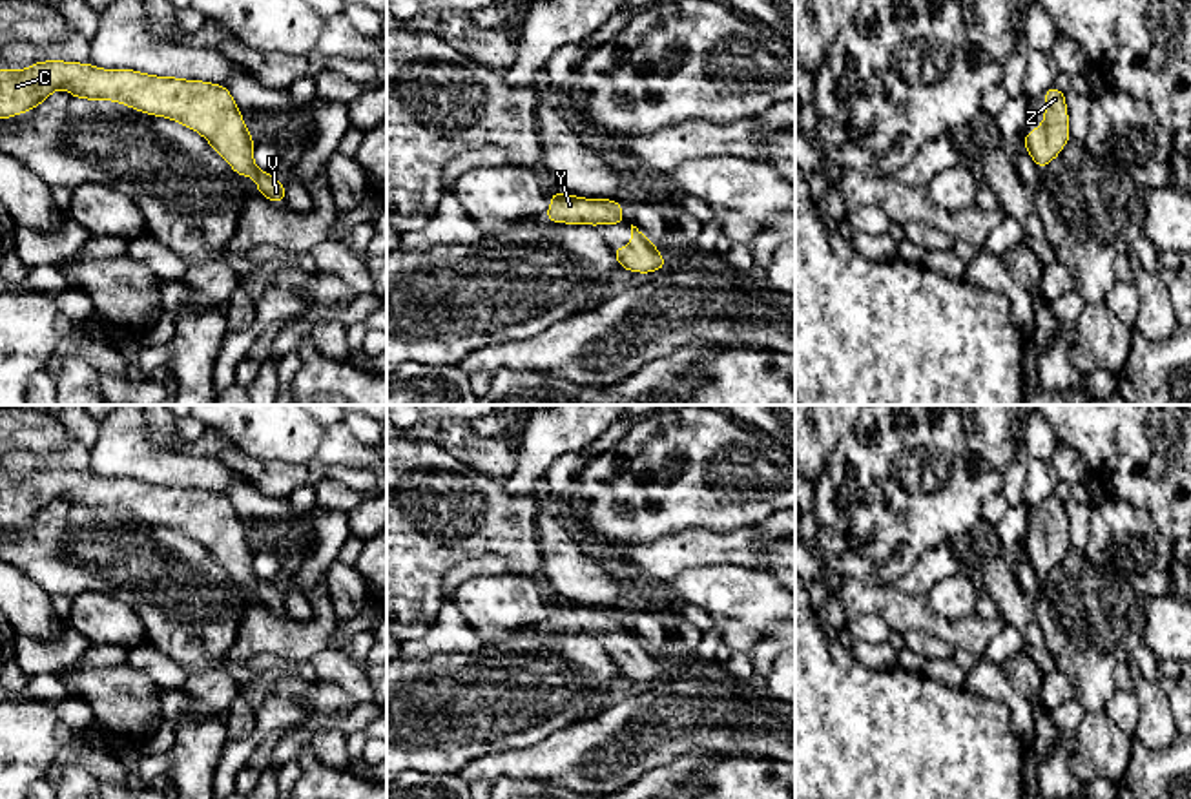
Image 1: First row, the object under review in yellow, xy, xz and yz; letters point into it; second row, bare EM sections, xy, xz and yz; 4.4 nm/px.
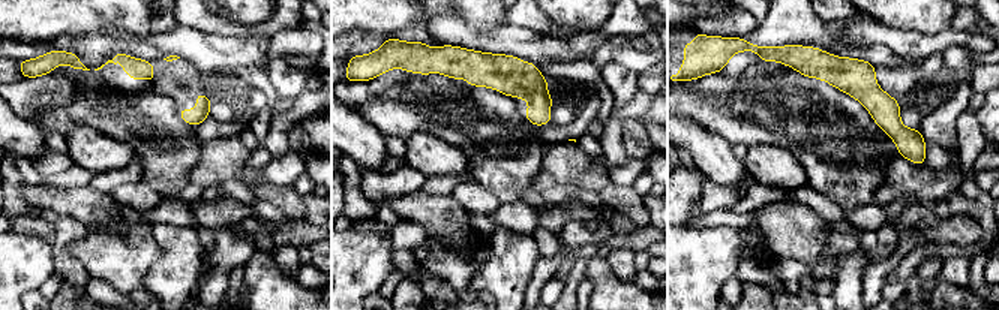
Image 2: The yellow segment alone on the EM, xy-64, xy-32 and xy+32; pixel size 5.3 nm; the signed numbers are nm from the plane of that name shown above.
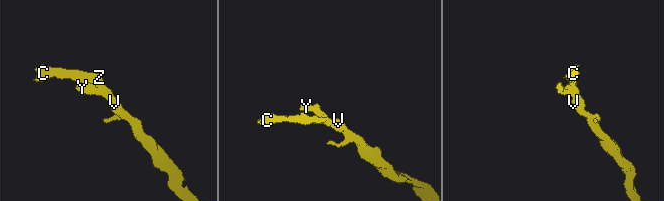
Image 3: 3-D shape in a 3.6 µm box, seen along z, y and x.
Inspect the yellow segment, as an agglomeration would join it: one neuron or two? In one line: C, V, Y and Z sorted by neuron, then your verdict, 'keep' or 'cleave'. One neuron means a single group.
groups C V Y Z; keep

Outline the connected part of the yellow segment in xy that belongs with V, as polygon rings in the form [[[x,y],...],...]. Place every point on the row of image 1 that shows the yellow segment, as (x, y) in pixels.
[[[46,60],[22,71],[0,69],[0,119],[38,108],[60,88],[73,99],[115,100],[146,115],[181,122],[201,133],[239,177],[254,177],[255,190],[263,197],[286,202],[285,182],[255,166],[255,140],[224,86],[155,77],[135,69],[100,69],[91,64]]]

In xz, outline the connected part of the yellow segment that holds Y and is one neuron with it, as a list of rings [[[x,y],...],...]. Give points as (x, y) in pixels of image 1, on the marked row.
[[[551,193],[551,206],[545,212],[551,223],[567,224],[620,224],[626,223],[622,202],[611,199],[582,199],[576,195]]]

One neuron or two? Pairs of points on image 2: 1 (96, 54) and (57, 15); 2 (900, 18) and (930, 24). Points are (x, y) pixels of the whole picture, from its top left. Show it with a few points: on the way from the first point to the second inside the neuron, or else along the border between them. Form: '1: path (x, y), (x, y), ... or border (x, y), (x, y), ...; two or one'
1: border (84, 36), (78, 39), (56, 38), (45, 44); two
2: path (908, 18), (923, 18); one

